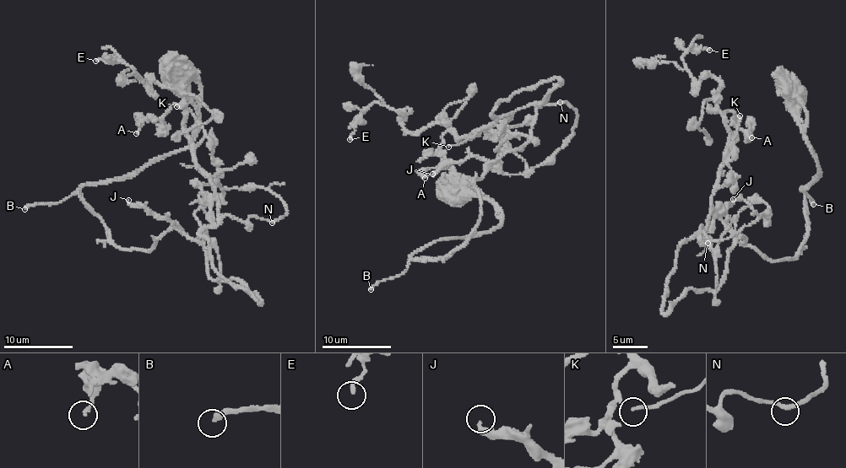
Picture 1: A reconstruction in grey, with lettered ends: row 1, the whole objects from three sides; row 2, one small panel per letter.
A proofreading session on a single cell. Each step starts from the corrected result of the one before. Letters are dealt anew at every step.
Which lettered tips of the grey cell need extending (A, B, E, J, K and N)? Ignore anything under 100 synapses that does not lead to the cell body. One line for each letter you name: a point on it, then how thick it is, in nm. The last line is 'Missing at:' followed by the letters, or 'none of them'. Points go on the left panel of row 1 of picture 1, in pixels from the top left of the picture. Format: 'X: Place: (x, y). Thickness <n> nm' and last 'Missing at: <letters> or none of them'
J: Place: (128, 200). Thickness 320 nm
Missing at: J

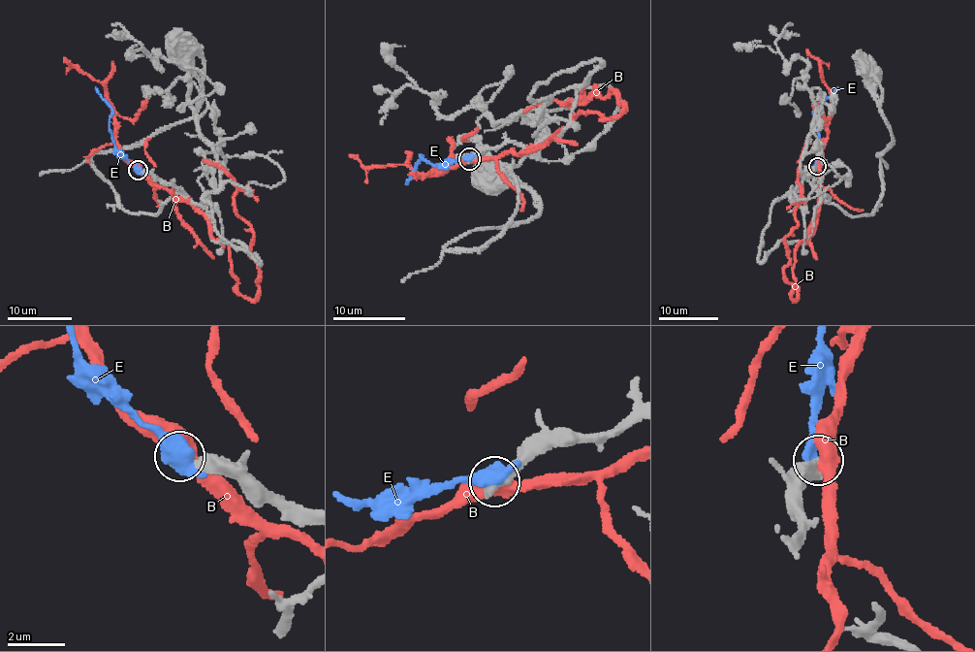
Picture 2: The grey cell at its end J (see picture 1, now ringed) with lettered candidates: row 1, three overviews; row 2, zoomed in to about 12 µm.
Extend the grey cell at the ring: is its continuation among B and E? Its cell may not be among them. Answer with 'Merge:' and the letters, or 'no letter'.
Merge: no letter

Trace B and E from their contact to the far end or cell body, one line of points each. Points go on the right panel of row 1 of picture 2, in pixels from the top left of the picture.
B: (818, 167), (822, 198), (796, 251), (793, 299), (784, 274), (789, 259), (785, 238), (798, 223), (801, 164)
E: (816, 168), (814, 147), (818, 139), (813, 111), (837, 86)

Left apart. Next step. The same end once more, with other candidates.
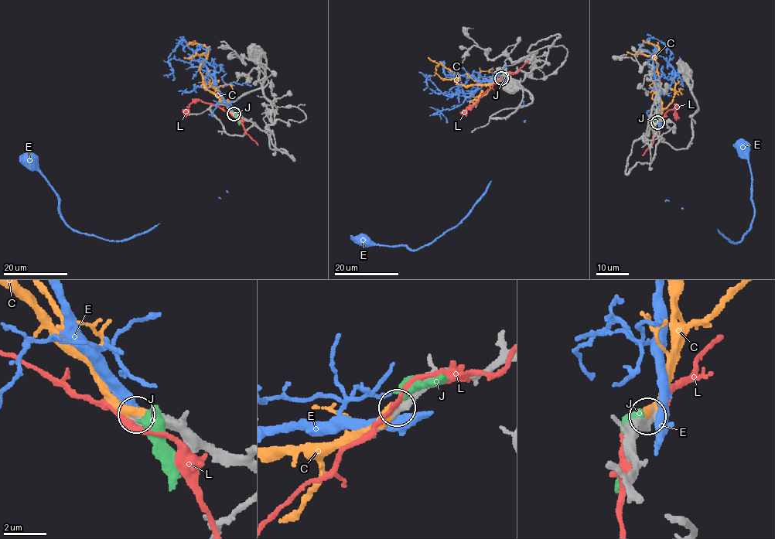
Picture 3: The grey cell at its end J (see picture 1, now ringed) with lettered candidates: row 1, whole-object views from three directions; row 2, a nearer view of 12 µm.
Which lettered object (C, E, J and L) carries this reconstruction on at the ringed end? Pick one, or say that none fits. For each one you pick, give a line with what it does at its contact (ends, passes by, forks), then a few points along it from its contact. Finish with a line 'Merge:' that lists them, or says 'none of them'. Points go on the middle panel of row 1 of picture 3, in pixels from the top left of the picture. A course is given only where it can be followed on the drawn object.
C: it ends; course (501, 77), (492, 83), (466, 86), (455, 81), (457, 75), (454, 78), (442, 78), (436, 73), (438, 67)
Merge: C

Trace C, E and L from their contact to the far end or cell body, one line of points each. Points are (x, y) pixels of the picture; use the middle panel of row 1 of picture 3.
C: (501, 77), (492, 83), (466, 86), (455, 81), (457, 75), (454, 78), (442, 78), (436, 73), (438, 67)
E: (501, 79), (506, 79), (524, 104), (491, 181), (467, 213), (457, 225), (419, 248), (362, 243), (361, 240)
L: (501, 78), (475, 104), (466, 110), (466, 114)

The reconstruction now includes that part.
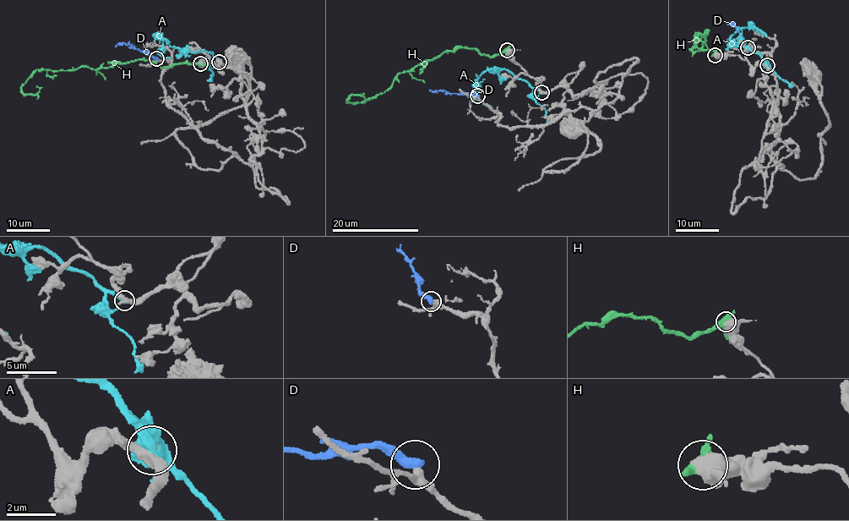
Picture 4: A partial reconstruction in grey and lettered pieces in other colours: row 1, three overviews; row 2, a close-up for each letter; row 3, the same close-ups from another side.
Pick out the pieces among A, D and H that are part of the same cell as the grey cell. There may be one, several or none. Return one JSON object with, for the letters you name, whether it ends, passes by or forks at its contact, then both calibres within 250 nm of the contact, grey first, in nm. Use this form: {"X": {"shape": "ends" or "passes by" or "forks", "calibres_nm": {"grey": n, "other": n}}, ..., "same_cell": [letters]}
{"same_cell": []}

